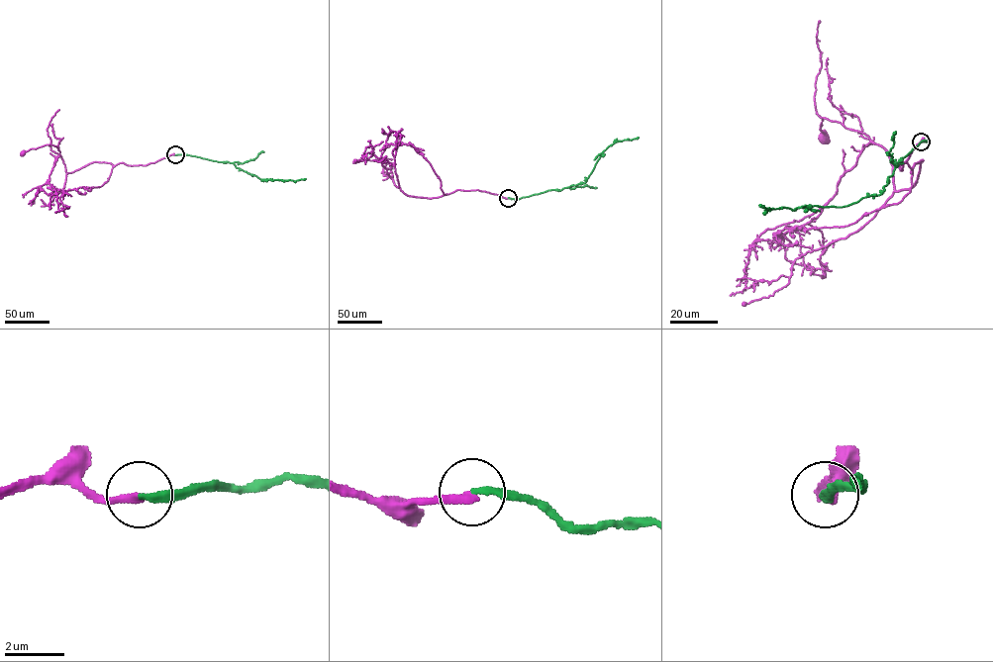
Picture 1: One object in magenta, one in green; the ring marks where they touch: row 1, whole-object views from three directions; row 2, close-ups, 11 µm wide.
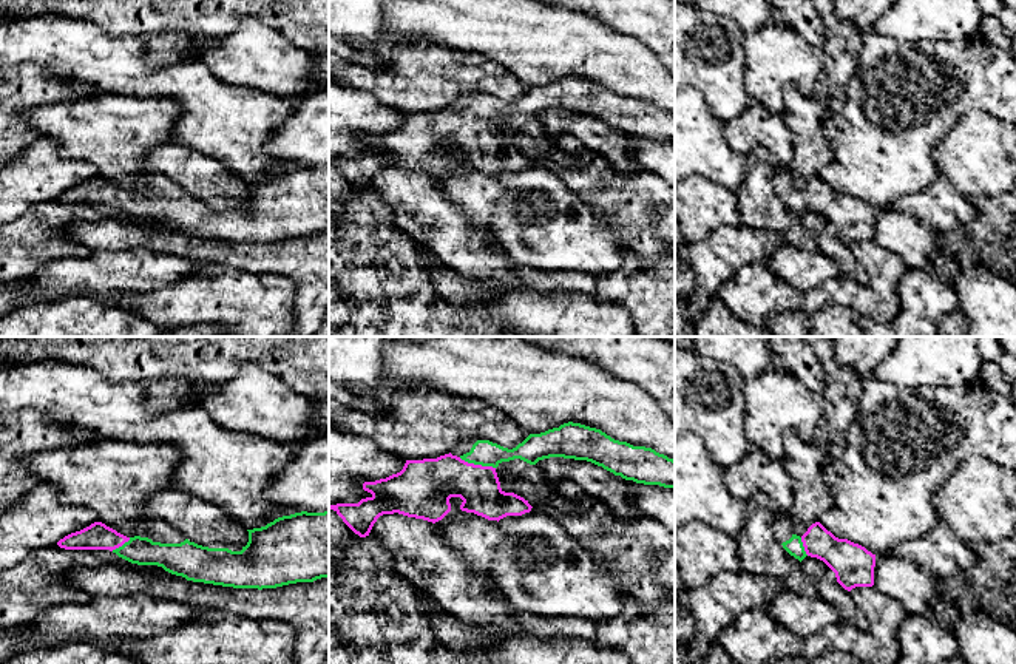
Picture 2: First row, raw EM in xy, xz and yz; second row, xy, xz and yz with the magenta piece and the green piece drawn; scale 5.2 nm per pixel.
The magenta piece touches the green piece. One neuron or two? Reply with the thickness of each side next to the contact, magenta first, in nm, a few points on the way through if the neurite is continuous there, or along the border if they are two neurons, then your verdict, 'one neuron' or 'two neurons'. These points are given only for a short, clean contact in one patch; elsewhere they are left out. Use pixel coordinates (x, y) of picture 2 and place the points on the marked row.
240 nm thick on the magenta side, 140 nm on the other; runs through xz (433, 482), (467, 476), (477, 465), (485, 453); one neuron

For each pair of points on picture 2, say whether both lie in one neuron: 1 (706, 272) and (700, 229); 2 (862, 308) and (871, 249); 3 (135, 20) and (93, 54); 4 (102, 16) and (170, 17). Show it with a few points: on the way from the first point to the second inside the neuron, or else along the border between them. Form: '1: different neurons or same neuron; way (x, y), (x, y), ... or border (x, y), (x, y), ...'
1: different neurons; border (735, 227), (718, 227), (704, 240), (690, 243)
2: same neuron; way (876, 294), (876, 263)
3: different neurons; border (85, 19), (111, 34), (142, 37)
4: same neuron; way (119, 16), (132, 16), (141, 25), (153, 17)

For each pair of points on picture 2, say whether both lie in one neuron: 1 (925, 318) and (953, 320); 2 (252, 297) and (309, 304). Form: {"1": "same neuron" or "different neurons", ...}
{"1": "different neurons", "2": "different neurons"}

